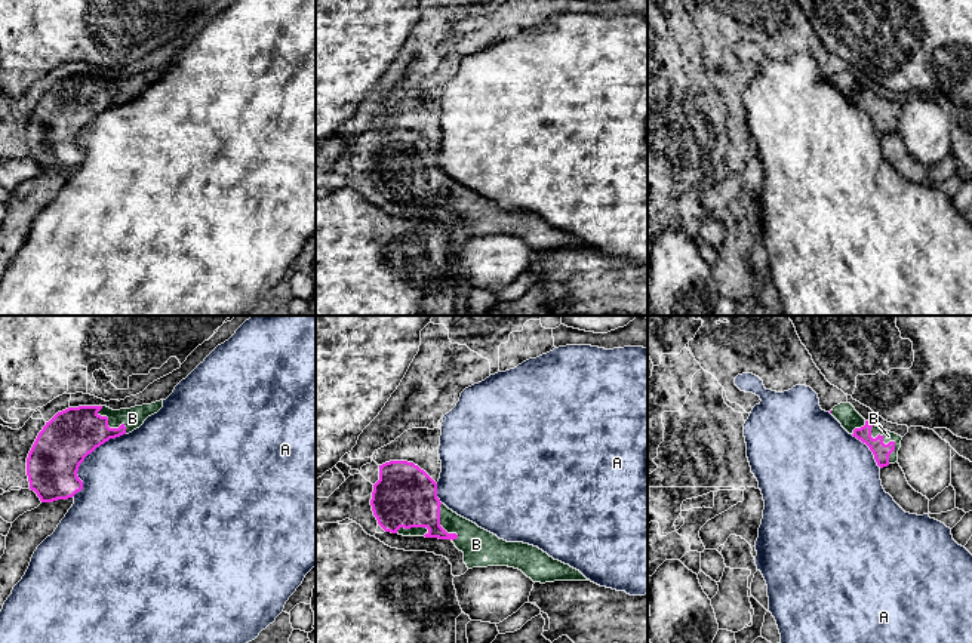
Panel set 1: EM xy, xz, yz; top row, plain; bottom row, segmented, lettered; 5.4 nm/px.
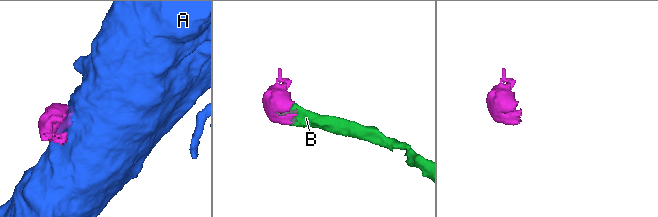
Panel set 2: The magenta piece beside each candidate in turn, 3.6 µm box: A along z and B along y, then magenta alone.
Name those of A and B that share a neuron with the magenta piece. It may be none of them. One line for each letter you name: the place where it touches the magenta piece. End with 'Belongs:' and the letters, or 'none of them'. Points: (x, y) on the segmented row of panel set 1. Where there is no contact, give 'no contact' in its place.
B: contact yz (888, 443)
Belongs: B

